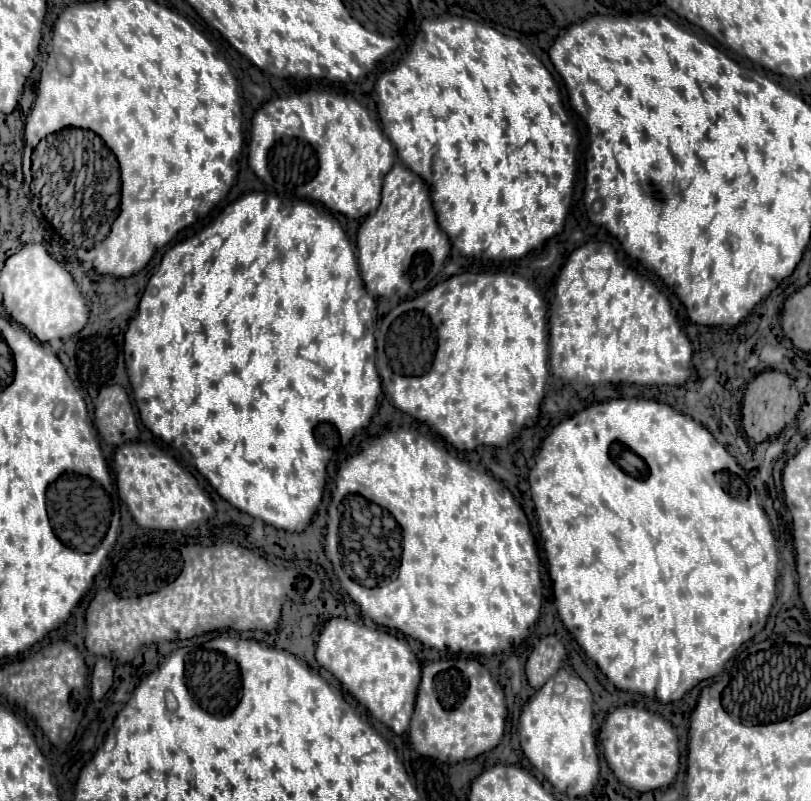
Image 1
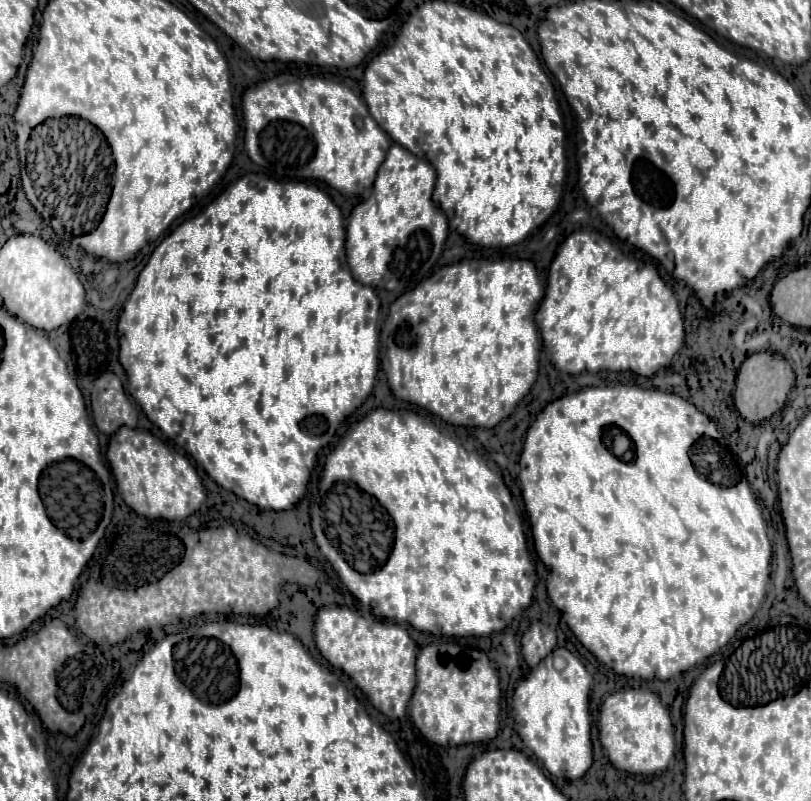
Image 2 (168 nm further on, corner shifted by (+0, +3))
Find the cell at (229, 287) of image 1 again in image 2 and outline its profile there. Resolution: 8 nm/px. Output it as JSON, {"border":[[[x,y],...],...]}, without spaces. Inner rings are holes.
{"border":[[[249,173],[245,177],[241,177],[237,183],[233,183],[231,187],[227,187],[201,215],[185,221],[183,225],[179,225],[171,235],[167,235],[161,245],[153,251],[149,263],[145,265],[145,269],[141,271],[139,279],[137,279],[137,285],[135,289],[131,291],[129,295],[129,303],[125,303],[123,307],[123,313],[119,317],[119,361],[123,365],[127,376],[126,388],[127,392],[139,405],[141,409],[145,411],[147,419],[151,423],[155,423],[169,439],[173,439],[181,449],[185,449],[207,473],[209,477],[219,483],[223,489],[227,491],[233,491],[237,497],[261,507],[261,509],[269,509],[269,511],[287,511],[291,507],[295,507],[307,493],[307,485],[309,485],[309,477],[311,477],[311,471],[315,467],[315,461],[317,461],[317,455],[323,447],[327,447],[333,439],[335,439],[335,433],[337,429],[341,427],[341,423],[369,397],[369,393],[373,391],[373,385],[375,385],[375,377],[377,377],[377,369],[379,369],[379,349],[377,349],[377,318],[380,310],[380,300],[375,291],[371,287],[365,287],[361,285],[359,281],[355,281],[355,277],[351,275],[351,269],[347,265],[347,255],[345,255],[345,227],[343,227],[343,217],[341,217],[341,211],[339,207],[329,199],[329,195],[325,191],[321,191],[317,185],[313,183],[277,183],[273,179],[265,179],[265,177],[259,177],[255,173]]]}

